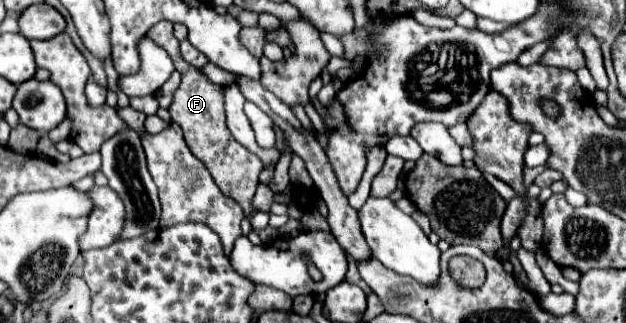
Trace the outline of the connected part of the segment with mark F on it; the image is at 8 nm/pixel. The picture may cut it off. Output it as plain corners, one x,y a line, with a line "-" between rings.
163,20
163,22
155,24
147,32
147,36
157,46
167,50
177,72
181,72
181,76
183,76
181,86
175,92
173,104
169,106
173,122
177,122
183,128
187,146
207,166
207,170
211,172
211,176
217,182
217,186
221,188
221,192
225,196
231,196
233,200
237,200
243,206
245,216
249,216
251,214
251,198
253,198
259,184
259,175
263,169
263,164
256,155
243,148
239,142
235,142
227,128
223,86
209,82
209,78
203,74
203,70
199,70
195,66
187,66
187,62
183,62
183,58
179,58
179,40
173,36
173,24
171,22

